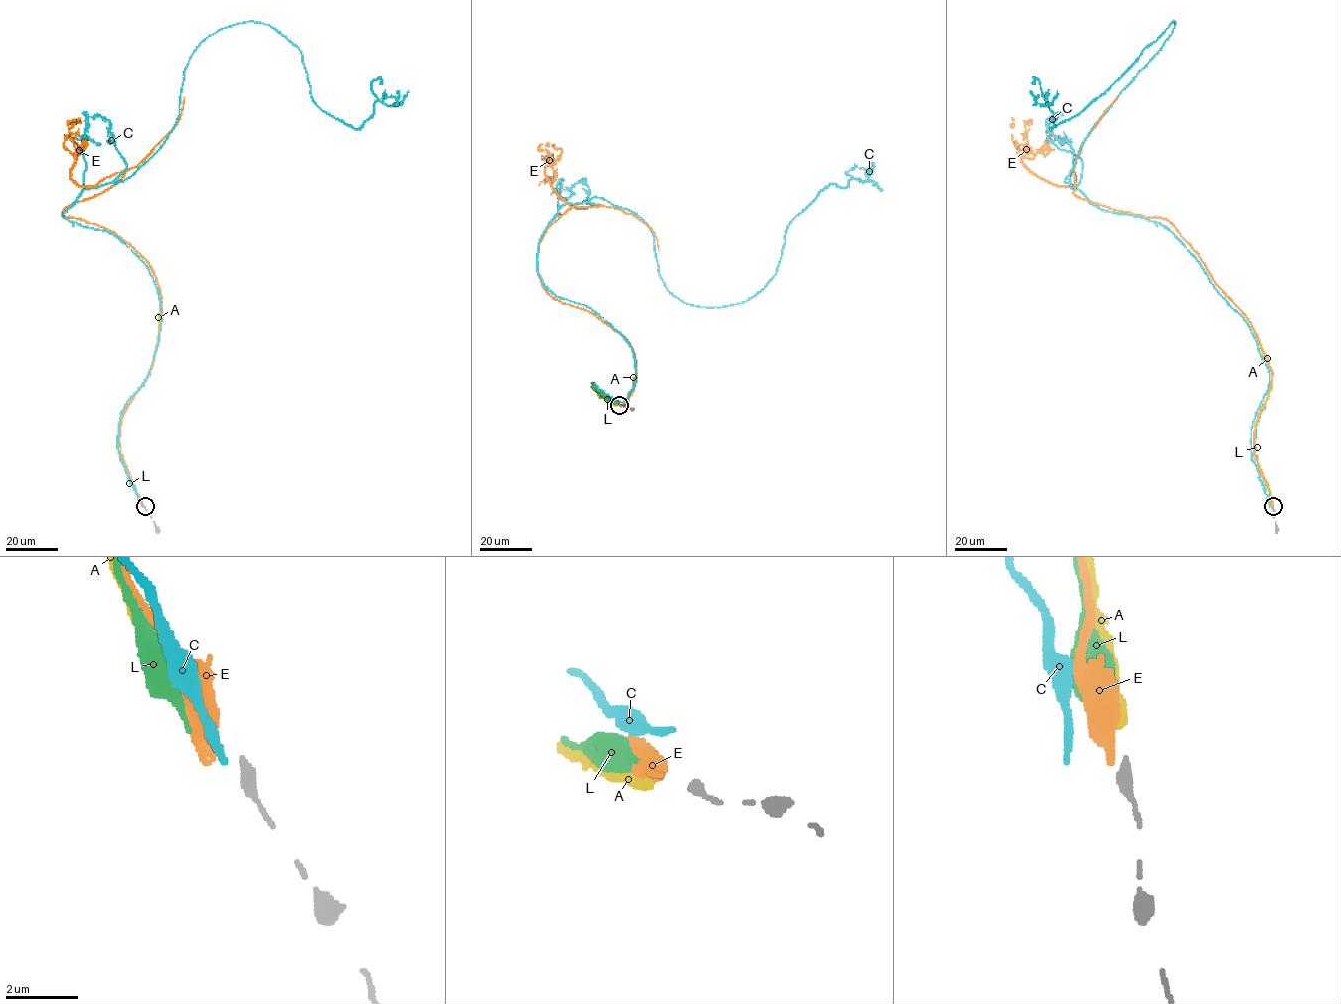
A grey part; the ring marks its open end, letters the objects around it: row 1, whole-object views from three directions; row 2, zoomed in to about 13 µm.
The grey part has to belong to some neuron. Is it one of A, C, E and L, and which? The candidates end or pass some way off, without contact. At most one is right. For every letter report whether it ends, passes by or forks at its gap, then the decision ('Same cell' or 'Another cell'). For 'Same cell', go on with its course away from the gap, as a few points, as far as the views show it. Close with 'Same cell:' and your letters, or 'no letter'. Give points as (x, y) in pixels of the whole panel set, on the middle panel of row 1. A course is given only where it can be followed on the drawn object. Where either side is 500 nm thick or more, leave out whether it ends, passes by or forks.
A: It ends there. Another cell
C: It ends there. Another cell
E: It ends there. Another cell
L: It ends there. Another cell
Same cell: no letter

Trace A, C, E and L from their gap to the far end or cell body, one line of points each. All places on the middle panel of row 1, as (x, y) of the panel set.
A: (617, 405), (592, 387), (607, 401), (623, 404), (632, 390), (633, 376)
C: (618, 401), (632, 348), (537, 270), (563, 205), (722, 307), (859, 168)
E: (617, 404), (593, 387), (628, 401), (628, 343), (537, 272), (599, 206), (549, 154), (539, 186)
L: (615, 403), (592, 387), (603, 398)

